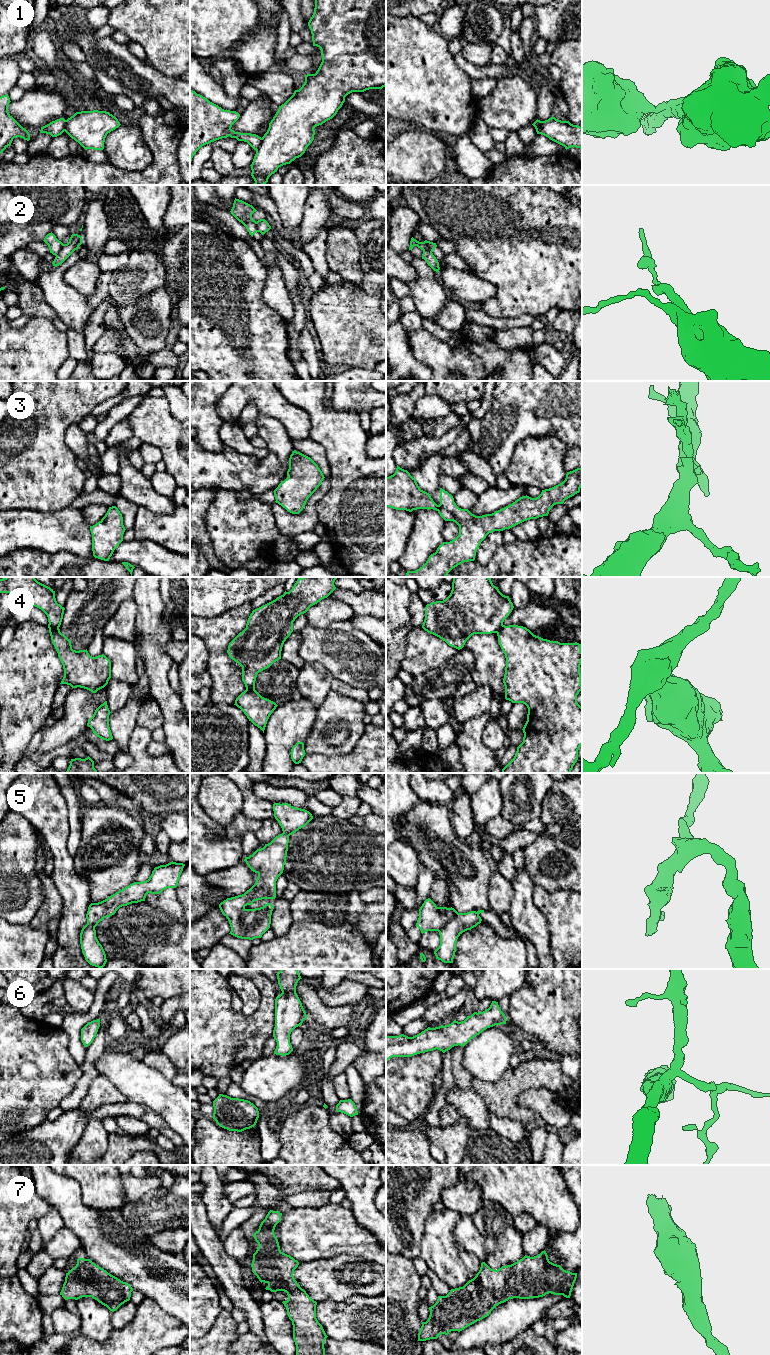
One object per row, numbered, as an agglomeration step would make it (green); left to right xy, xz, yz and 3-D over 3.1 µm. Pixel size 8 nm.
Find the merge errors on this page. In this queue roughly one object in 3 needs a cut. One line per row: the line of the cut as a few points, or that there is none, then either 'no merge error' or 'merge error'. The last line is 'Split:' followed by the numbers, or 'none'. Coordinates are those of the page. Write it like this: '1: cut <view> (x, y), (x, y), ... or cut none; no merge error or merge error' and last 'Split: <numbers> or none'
1: cut xz (261, 138), (261, 143), (256, 150); merge error
2: cut xy (63, 244), (62, 248), (55, 255); merge error
3: cut none; no merge error
4: cut xy (58, 627), (49, 629); merge error
5: cut yz (457, 912), (438, 931); merge error
6: cut none; no merge error
7: cut none; no merge error
Split: 1, 2, 4, 5

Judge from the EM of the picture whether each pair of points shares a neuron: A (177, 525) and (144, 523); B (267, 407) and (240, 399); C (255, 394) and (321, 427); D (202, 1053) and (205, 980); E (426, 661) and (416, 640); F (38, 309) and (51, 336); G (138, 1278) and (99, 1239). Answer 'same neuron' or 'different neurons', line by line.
A: same neuron
B: same neuron
C: different neurons
D: same neuron
E: same neuron
F: different neurons
G: same neuron

